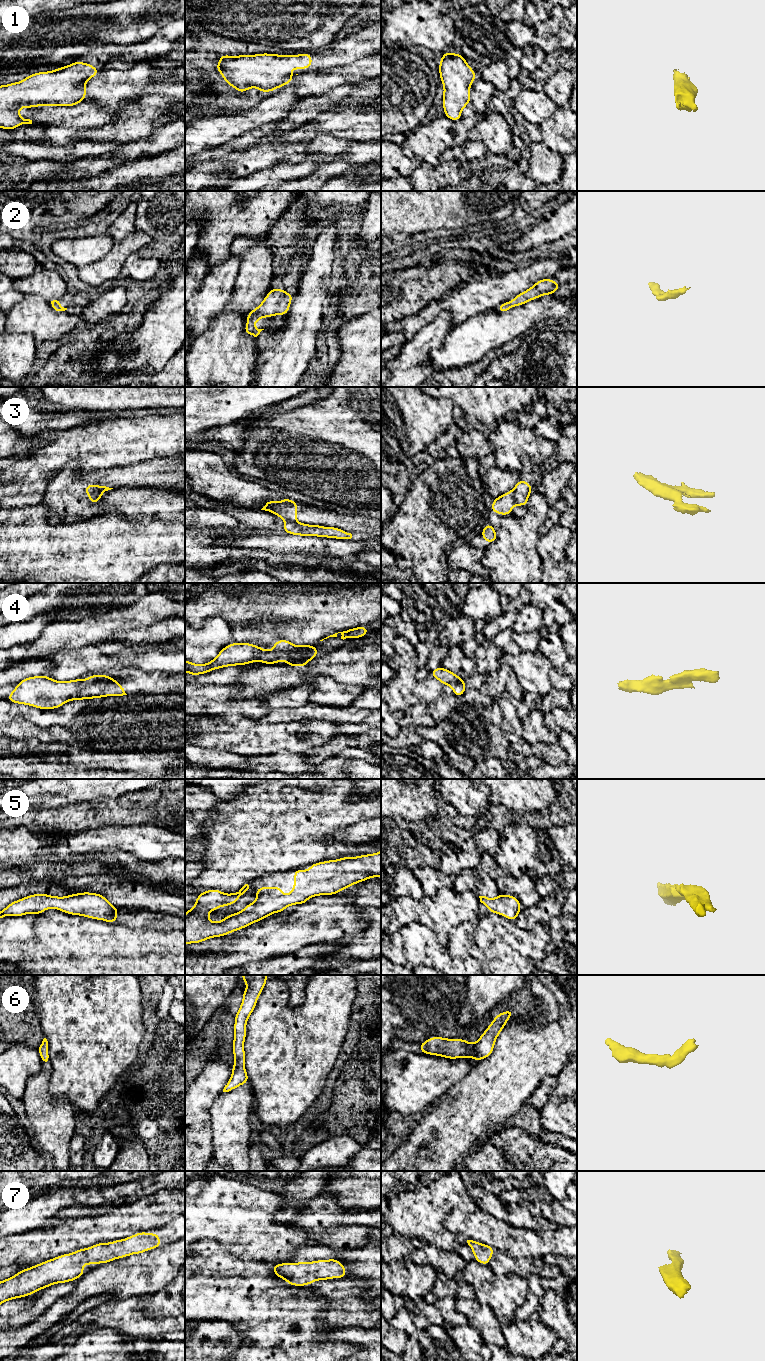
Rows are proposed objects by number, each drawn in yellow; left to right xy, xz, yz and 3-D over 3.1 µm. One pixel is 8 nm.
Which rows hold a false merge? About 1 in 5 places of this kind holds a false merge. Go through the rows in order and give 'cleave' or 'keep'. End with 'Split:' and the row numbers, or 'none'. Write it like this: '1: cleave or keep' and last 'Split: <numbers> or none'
1: keep
2: keep
3: cleave
4: keep
5: keep
6: keep
7: keep
Split: 3

